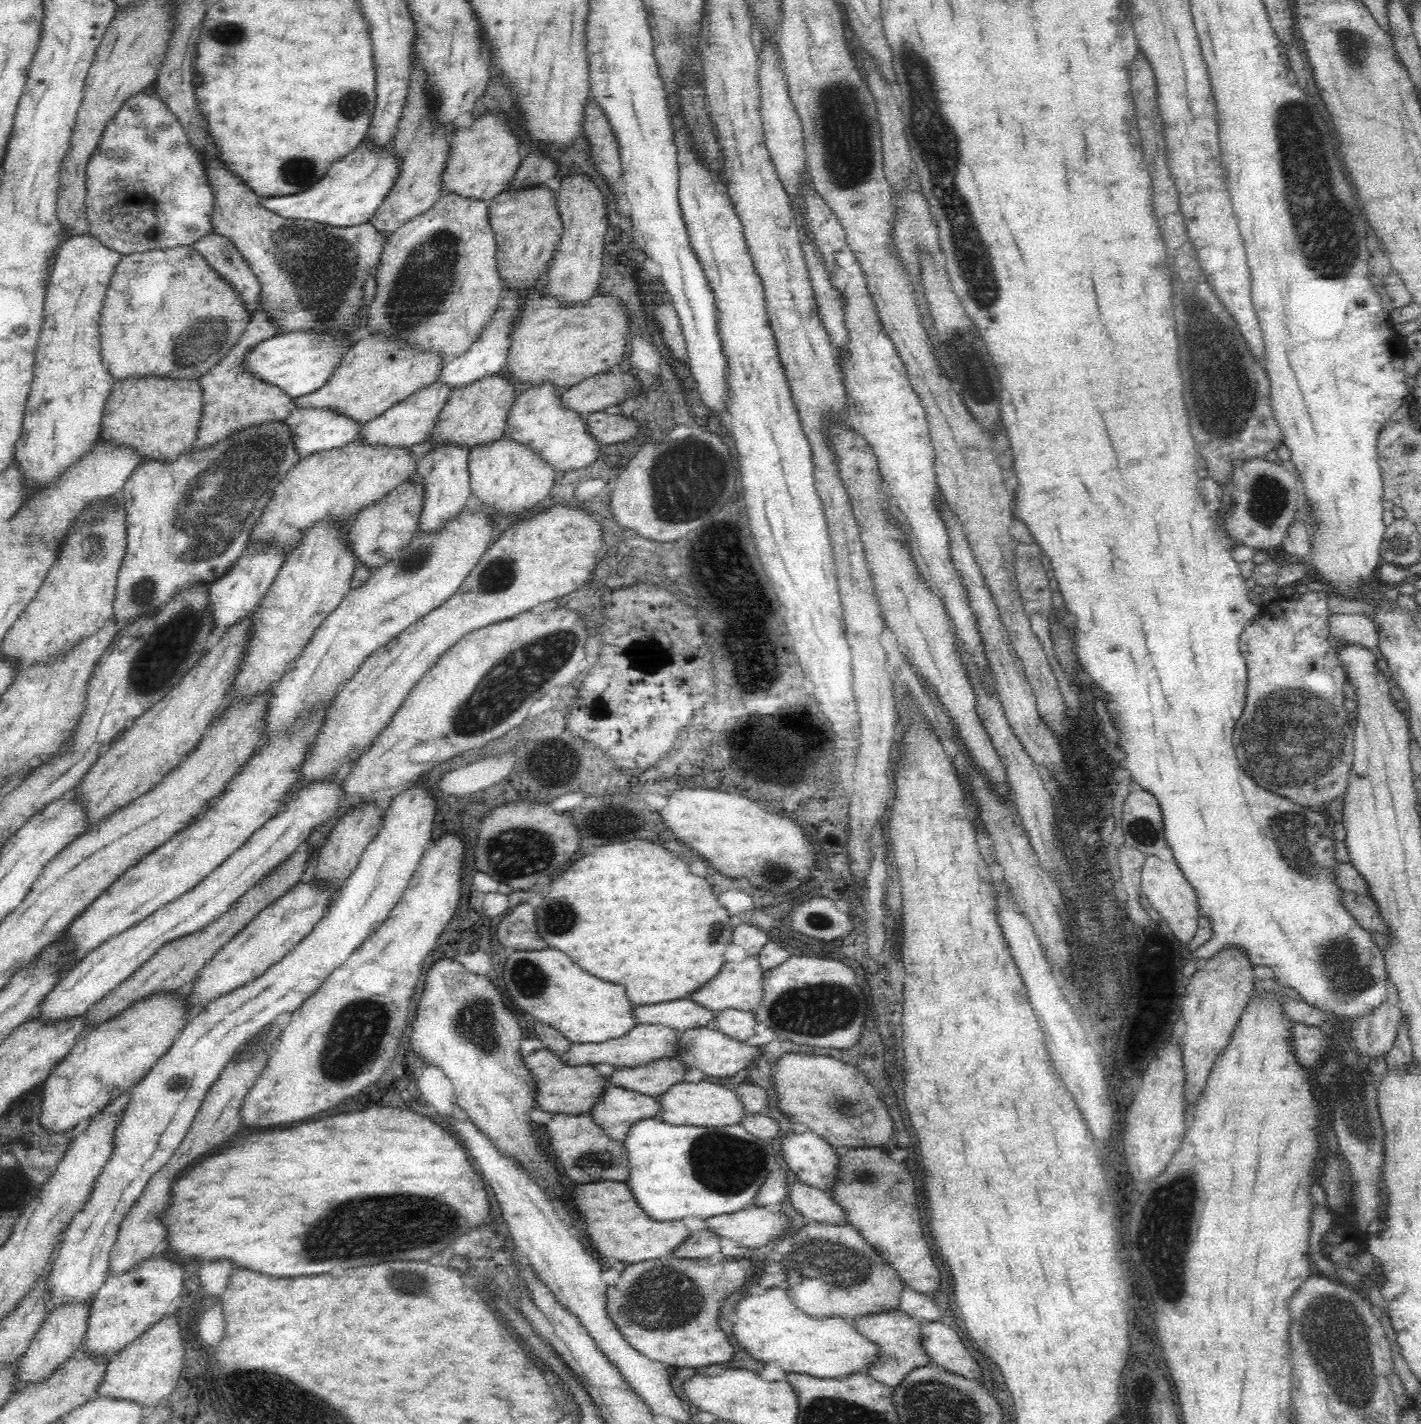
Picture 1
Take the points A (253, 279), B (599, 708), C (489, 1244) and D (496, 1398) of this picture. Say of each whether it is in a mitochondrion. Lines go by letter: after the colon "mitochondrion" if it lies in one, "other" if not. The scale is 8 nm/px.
A: other
B: mitochondrion
C: other
D: other

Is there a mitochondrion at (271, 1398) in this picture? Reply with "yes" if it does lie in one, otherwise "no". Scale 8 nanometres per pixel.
yes

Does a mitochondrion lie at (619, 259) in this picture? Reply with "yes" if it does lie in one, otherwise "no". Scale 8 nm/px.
no

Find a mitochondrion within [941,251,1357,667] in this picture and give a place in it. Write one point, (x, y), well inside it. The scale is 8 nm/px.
(1210, 363)

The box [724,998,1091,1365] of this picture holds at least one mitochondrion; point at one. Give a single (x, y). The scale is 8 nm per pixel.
(840, 1266)

